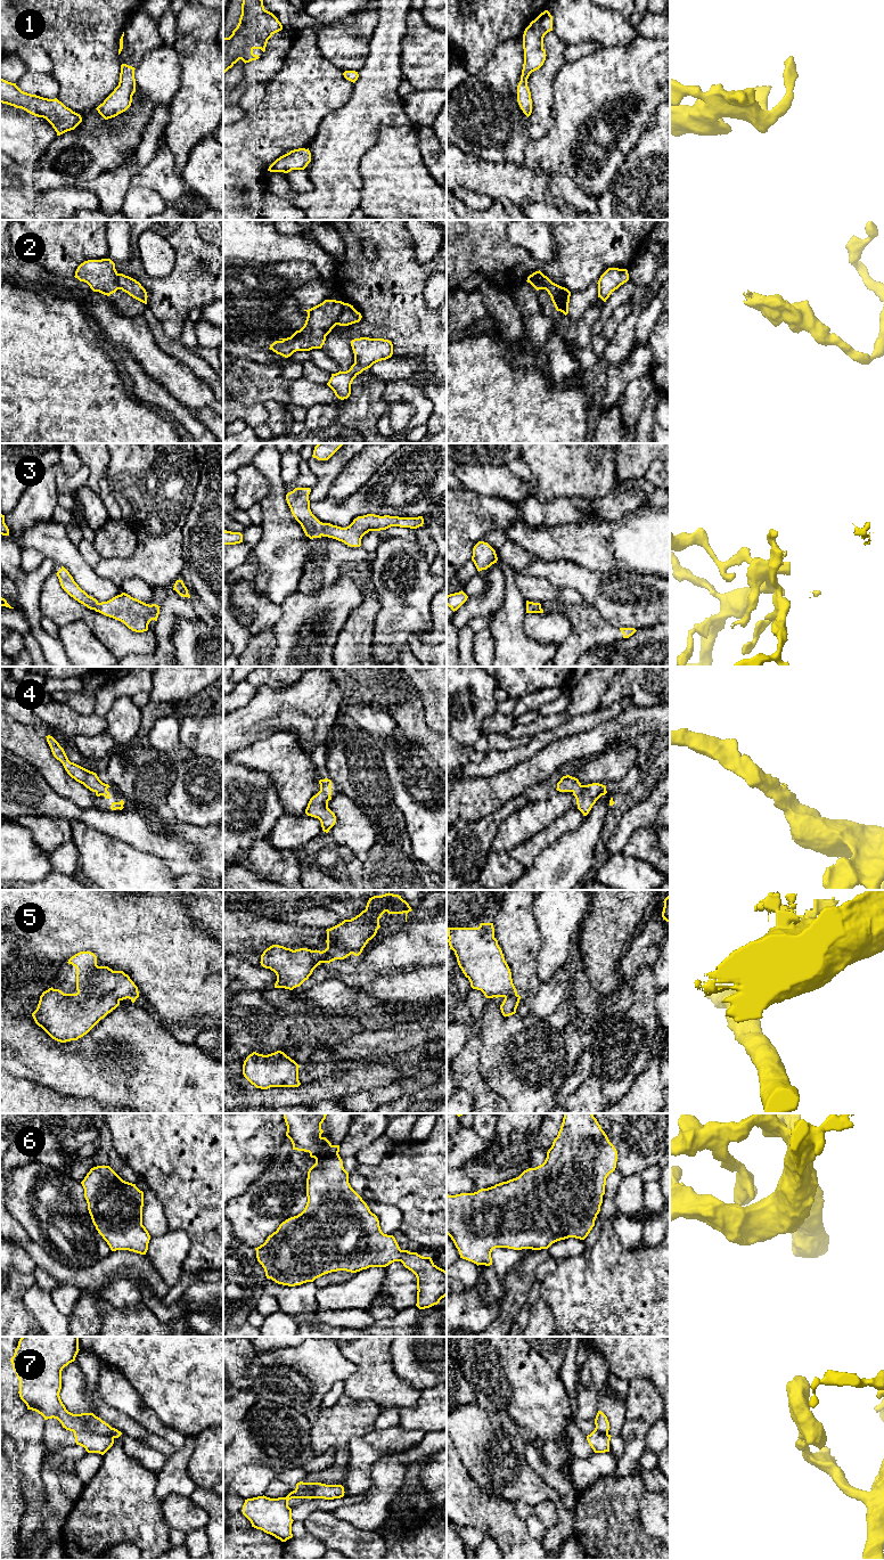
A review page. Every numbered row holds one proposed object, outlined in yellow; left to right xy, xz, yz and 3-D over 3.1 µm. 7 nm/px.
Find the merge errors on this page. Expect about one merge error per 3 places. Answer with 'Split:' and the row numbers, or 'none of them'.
Split: 2, 7

